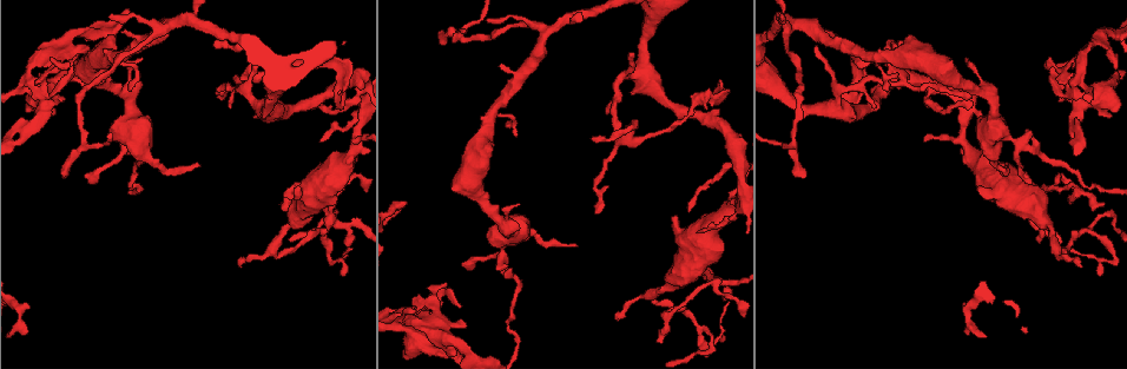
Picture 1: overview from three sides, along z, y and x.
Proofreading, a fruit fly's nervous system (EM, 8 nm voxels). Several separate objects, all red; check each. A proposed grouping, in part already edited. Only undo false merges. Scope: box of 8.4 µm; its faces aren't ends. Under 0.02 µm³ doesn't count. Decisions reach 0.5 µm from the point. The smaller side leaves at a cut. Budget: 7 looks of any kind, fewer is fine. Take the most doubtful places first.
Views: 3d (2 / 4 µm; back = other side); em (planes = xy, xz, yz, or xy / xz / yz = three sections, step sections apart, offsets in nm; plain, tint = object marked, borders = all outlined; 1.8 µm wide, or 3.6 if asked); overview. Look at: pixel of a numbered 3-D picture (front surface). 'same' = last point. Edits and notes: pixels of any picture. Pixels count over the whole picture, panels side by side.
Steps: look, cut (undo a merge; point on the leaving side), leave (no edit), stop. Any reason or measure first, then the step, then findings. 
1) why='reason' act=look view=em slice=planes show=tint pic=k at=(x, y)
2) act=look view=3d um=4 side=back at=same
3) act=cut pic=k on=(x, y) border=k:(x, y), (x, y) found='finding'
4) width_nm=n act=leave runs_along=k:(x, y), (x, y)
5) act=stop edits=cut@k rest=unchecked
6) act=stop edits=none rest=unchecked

why='four or more arms meet' act=look view=em um=3.6 slice=planes show=tint pic=1 at=(1086, 102)

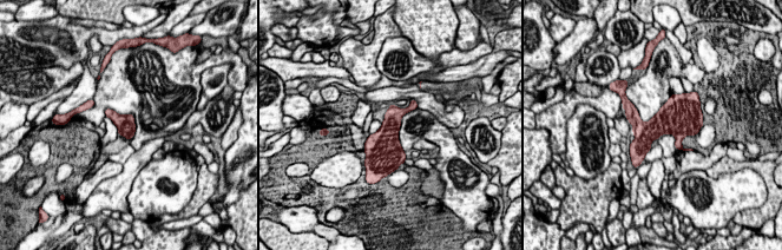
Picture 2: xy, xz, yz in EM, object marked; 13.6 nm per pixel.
width_nm=260 act=leave found='all the same cell'

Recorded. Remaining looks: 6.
why='arms part here' act=look view=3d um=4 pic=1 at=(713, 122)

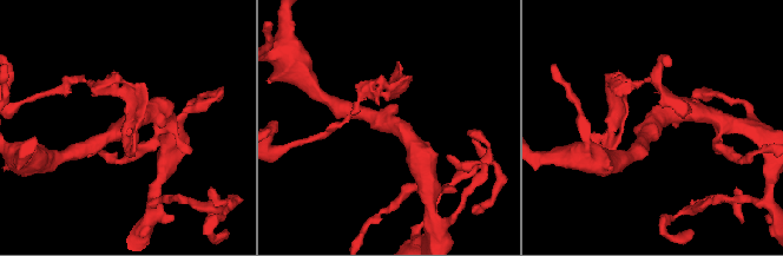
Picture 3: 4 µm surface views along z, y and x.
why='shape alone is not enough' act=look view=em slice=xy step=4 show=tint pic=3 at=(124, 119)

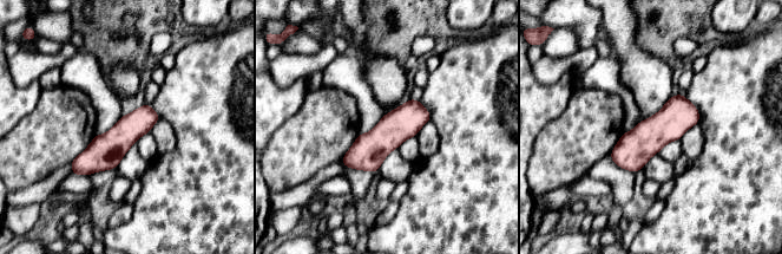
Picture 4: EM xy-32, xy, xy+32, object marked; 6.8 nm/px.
act=leave runs_along=4:(156, 116), (144, 117), (76, 171) found='one cell here'

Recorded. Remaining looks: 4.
why='sharp bend' act=look view=3d um=4 pic=1 at=(455, 343)

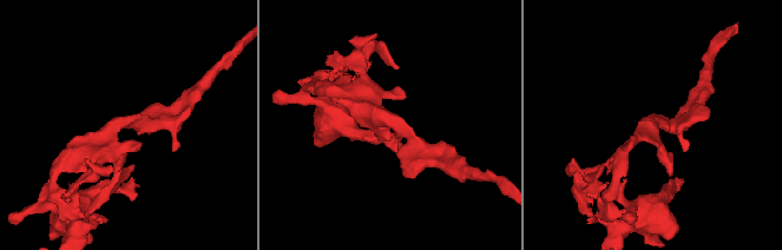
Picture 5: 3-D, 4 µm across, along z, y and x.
act=look view=em slice=planes show=tint pic=5 at=(654, 119)

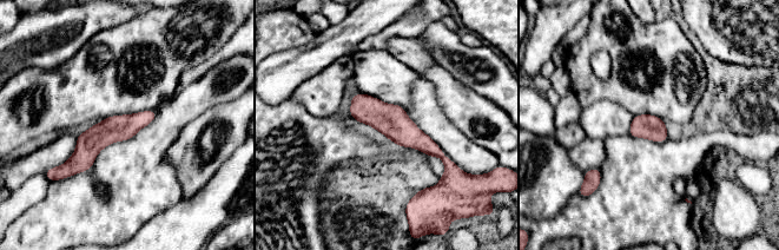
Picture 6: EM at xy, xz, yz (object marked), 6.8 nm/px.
act=leave runs_along=6:(354, 100), (390, 119), (446, 160) found='continuous, no second cell'

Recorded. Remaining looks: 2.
act=stop edits=none rest=unchecked

